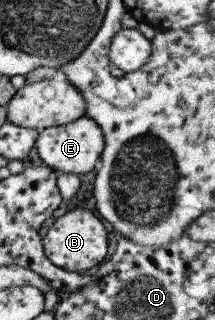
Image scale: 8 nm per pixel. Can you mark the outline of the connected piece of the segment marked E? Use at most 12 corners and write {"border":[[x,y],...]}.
{"border":[[89,115],[43,129],[34,145],[51,170],[92,171],[104,138]]}

